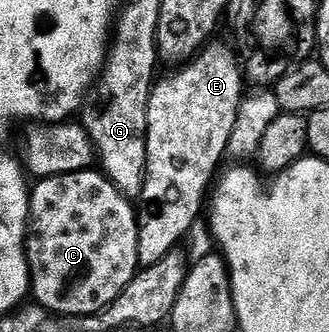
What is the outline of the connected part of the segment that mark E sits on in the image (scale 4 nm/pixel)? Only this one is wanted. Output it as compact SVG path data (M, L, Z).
M208 45L189 65L164 82L163 79L156 81L151 89L147 117L147 180L143 189L144 206L143 210L141 206L139 228L139 264L143 268L165 260L165 256L169 256L169 252L176 249L179 241L194 228L199 213L202 210L204 213L209 191L220 173L219 165L227 158L233 128L237 128L237 116L245 97L245 70L238 53L235 55L227 46L215 45Z

